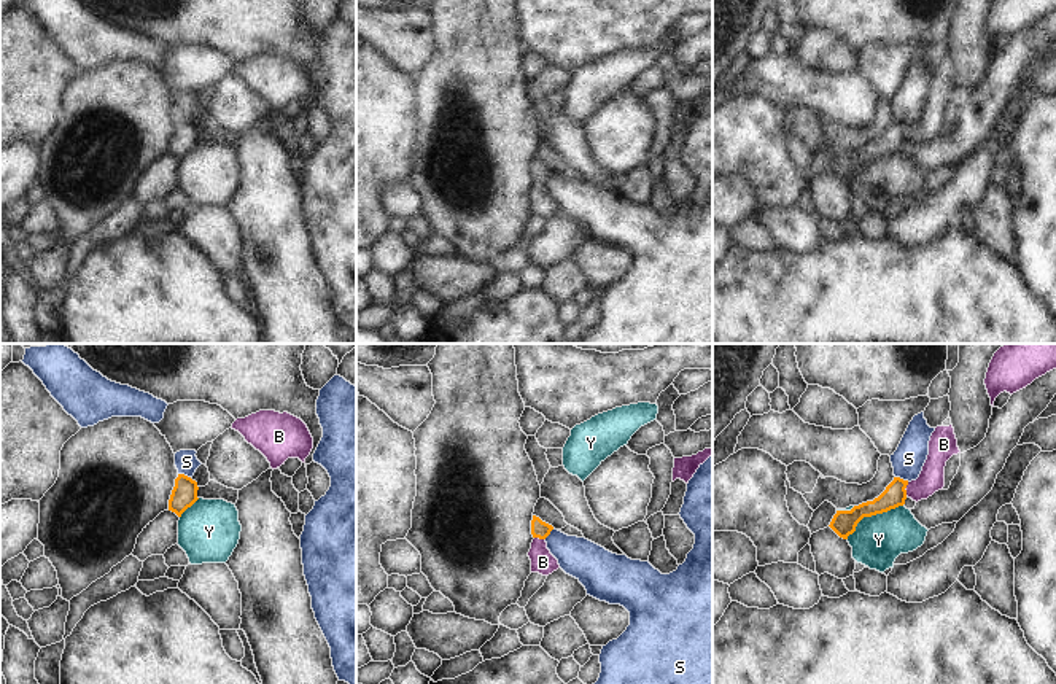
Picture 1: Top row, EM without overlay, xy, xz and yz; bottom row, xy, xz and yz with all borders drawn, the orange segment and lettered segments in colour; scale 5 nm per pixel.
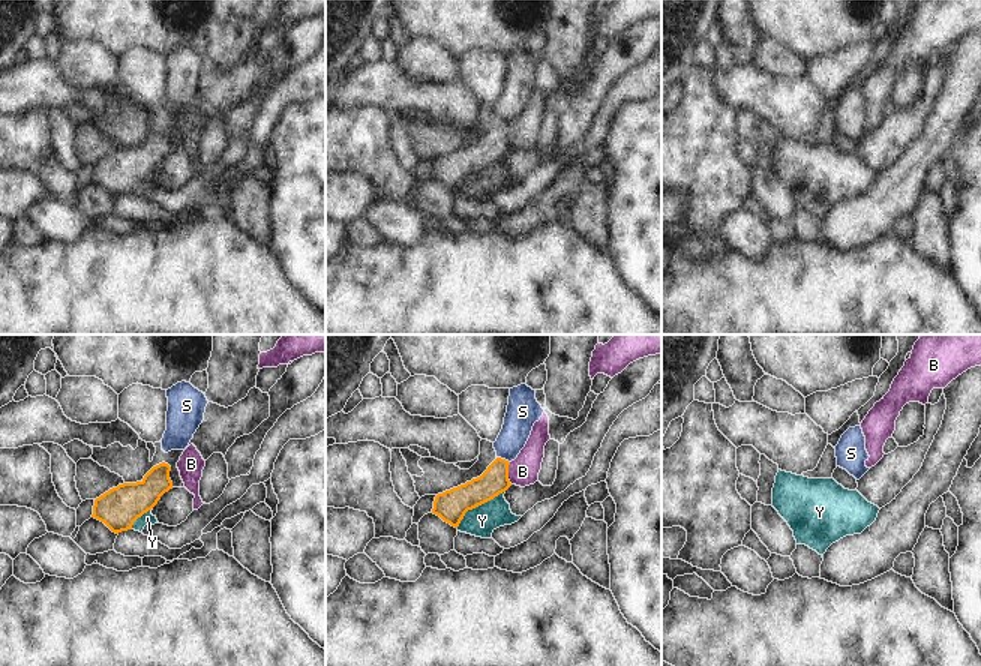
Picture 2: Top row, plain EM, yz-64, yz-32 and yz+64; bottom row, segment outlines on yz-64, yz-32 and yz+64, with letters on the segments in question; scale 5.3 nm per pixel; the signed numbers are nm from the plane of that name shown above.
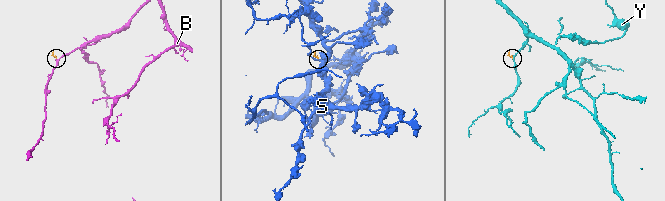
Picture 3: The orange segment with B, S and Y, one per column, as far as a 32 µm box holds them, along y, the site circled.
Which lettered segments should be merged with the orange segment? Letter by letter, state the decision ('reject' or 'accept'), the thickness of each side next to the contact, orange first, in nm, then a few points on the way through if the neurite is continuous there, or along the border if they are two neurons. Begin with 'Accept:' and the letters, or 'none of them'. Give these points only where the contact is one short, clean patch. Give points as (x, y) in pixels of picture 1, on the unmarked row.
Accept: B
B: accept; 120 nm thick on the orange side, 130 nm on the other; runs through yz (894, 139), (905, 131), (923, 131), (931, 123)
S: reject; 120 nm thick on the orange side, 160 nm on the other; border along yz (896, 120), (908, 124)
Y: reject; 120 nm thick on the orange side, 260 nm on the other; border along yz (902, 148), (865, 159), (846, 182)

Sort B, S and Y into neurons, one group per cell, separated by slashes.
B / S / Y

